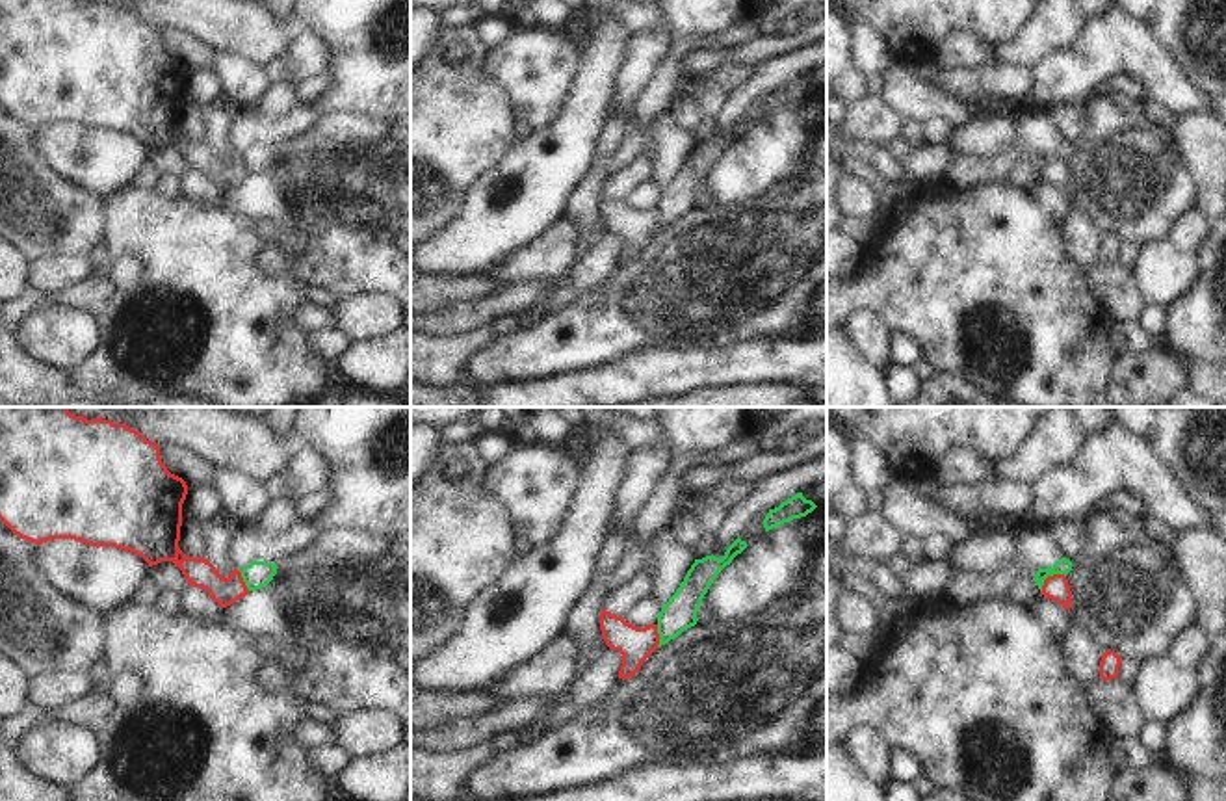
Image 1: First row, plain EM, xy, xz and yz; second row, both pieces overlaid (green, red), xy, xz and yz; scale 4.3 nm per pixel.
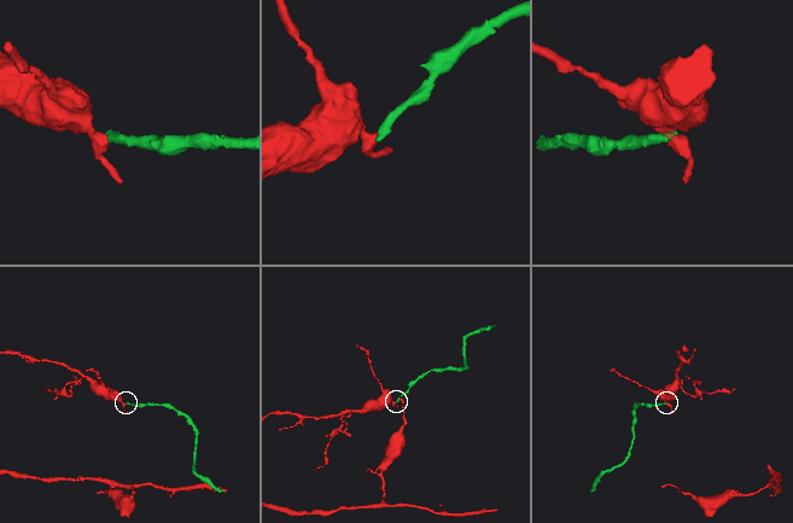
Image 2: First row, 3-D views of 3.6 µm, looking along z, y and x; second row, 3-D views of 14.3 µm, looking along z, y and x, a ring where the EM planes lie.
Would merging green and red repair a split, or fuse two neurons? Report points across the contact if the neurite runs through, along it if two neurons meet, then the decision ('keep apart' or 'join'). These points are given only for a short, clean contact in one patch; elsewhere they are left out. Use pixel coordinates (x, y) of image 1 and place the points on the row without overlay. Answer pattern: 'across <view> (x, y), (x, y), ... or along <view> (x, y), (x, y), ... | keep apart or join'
along yz (1065, 158), (1050, 158), (1041, 175) | keep apart

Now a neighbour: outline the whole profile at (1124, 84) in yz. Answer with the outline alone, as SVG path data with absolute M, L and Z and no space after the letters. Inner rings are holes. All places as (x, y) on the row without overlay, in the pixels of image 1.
M1116 74L1116 76L1109 78L1105 89L1109 93L1122 93L1128 98L1131 98L1135 104L1141 104L1146 100L1142 84L1139 84L1137 80L1133 80L1128 74Z

